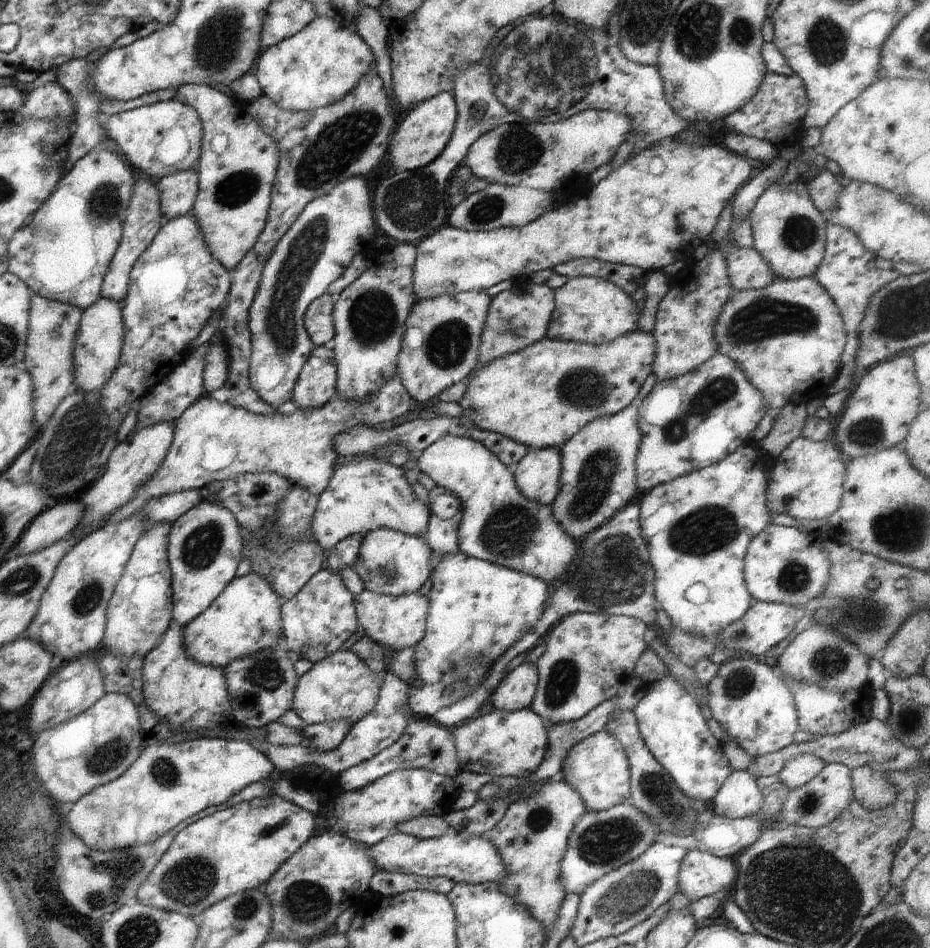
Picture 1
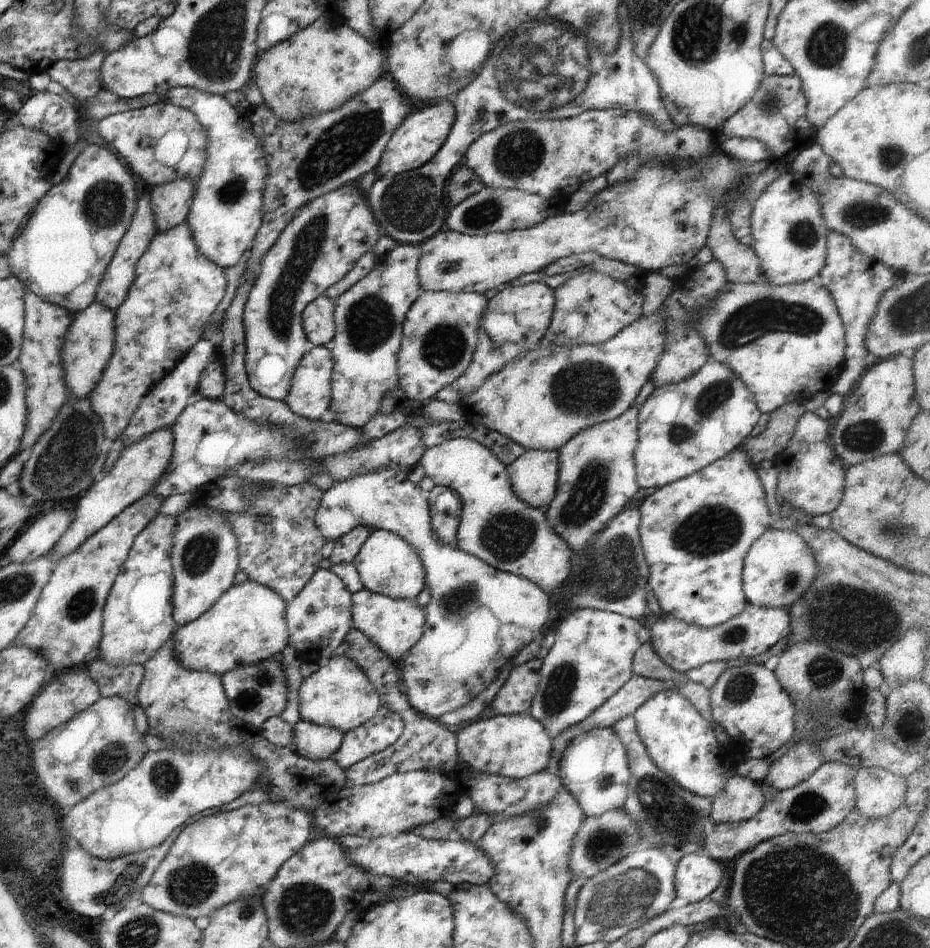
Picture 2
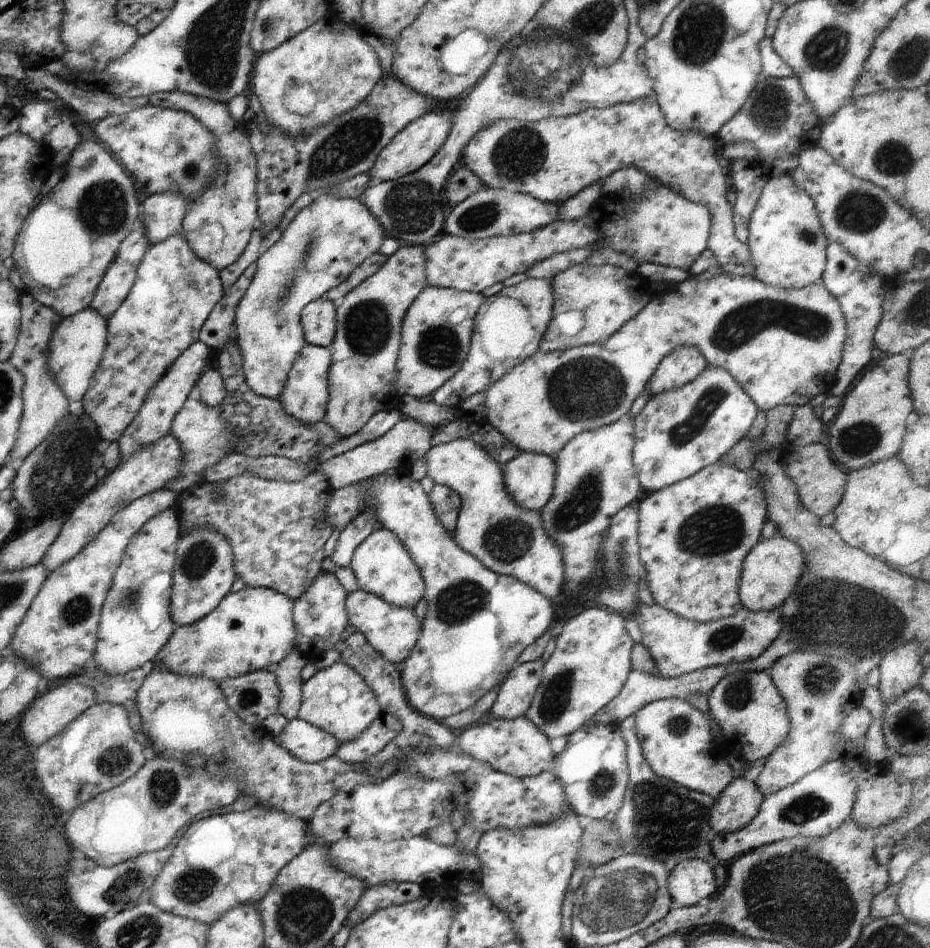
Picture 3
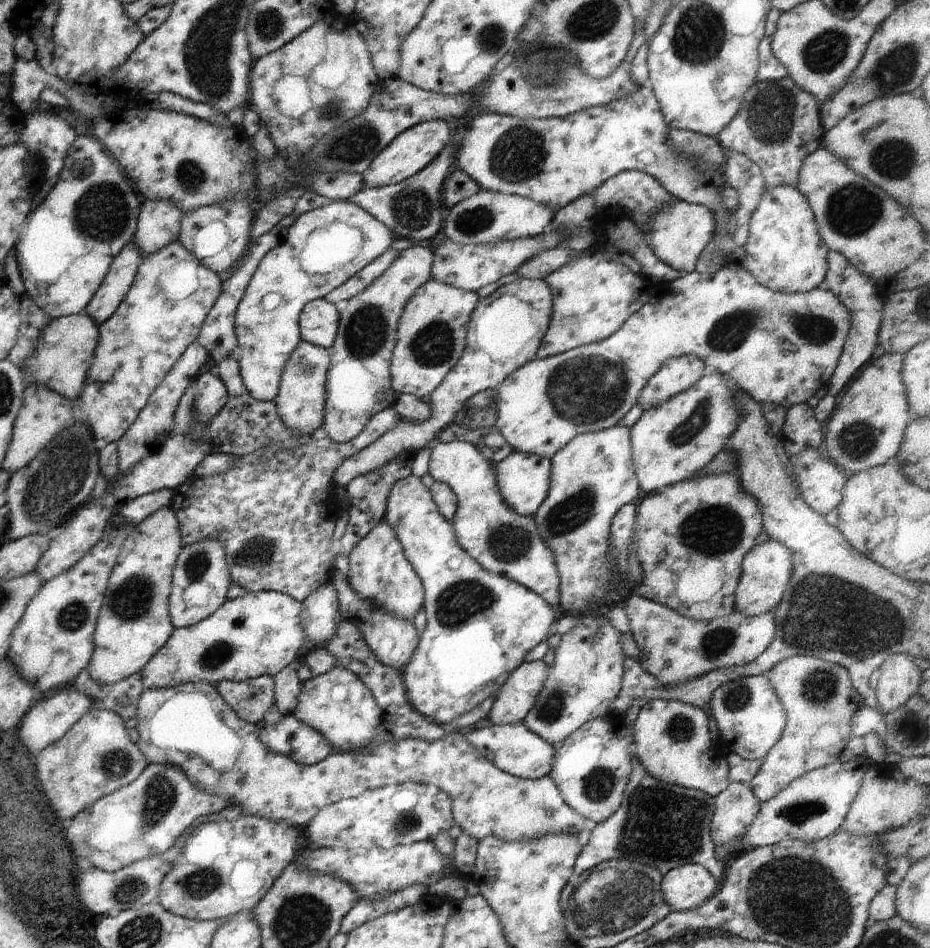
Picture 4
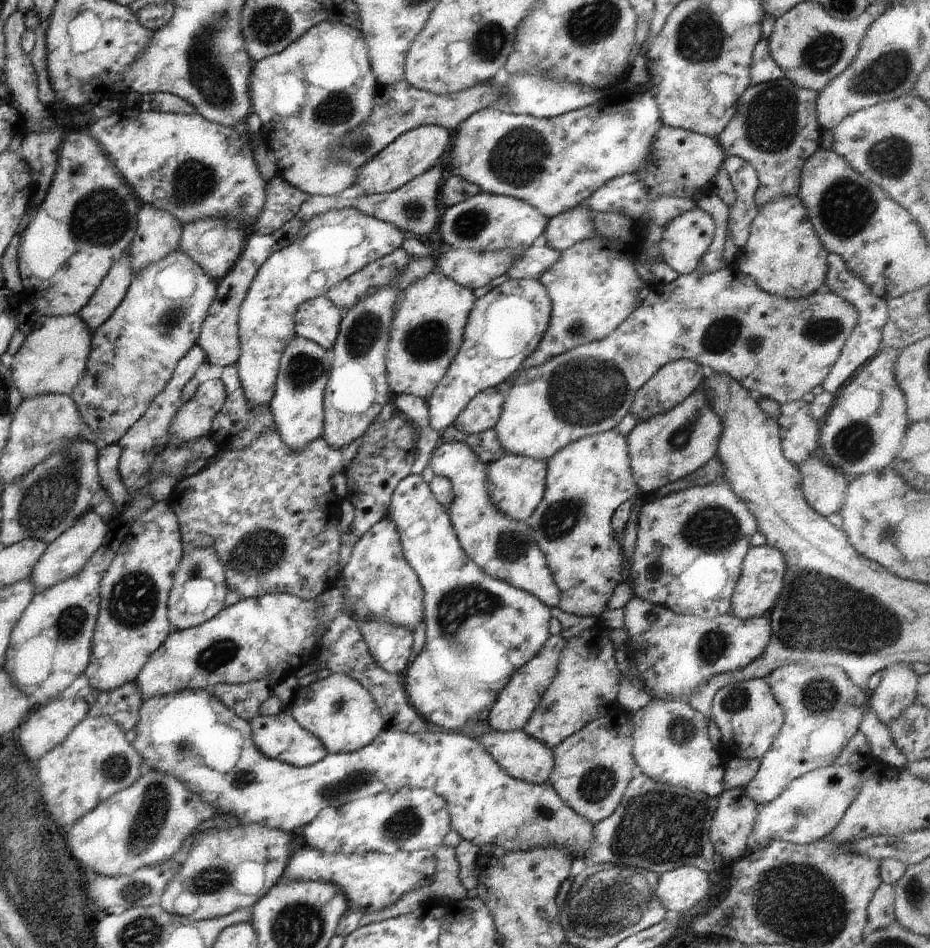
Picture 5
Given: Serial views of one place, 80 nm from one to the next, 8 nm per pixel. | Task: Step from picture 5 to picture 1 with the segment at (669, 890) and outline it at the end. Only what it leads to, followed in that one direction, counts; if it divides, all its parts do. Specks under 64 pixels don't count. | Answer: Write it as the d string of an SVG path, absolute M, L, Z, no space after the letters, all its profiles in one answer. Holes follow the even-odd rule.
M698 849L686 853L678 873L678 893L690 901L719 896L737 876L734 858L717 857Z

